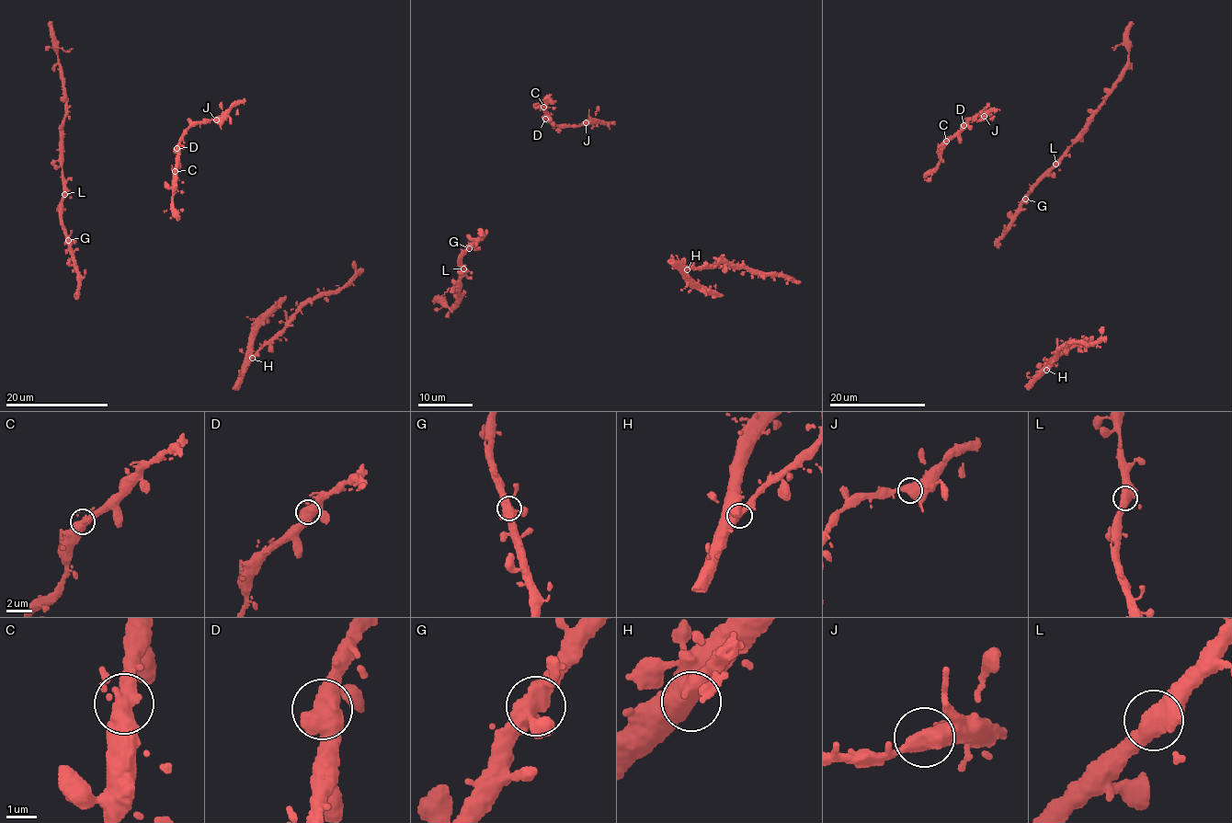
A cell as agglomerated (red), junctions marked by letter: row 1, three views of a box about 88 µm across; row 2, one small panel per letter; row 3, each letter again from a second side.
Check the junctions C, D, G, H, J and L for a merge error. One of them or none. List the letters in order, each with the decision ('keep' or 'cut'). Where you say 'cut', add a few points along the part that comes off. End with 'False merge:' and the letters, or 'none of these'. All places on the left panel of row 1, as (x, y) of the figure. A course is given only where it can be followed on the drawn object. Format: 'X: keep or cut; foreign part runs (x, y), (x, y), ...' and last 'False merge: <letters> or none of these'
C: keep
D: keep
G: keep
H: keep
J: keep
L: keep
False merge: none of these

